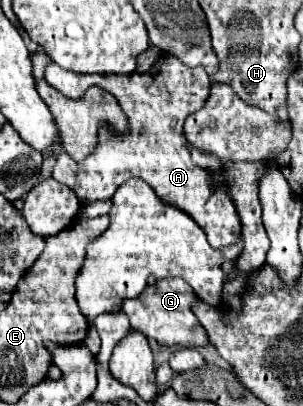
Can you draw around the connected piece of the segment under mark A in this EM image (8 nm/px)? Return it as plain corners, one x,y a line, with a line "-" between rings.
164,54
152,66
150,82
136,82
136,74
76,74
70,70
62,70
58,64
50,64
46,68
46,82
70,98
80,98
92,84
96,84
116,96
130,122
130,134
126,136
116,136
104,128
100,132
100,144
96,152
80,164
82,170
68,168
66,152
56,158
52,176
58,182
70,186
82,204
110,200
118,186
122,186
122,182
138,176
146,180
162,200
188,212
206,232
208,242
214,248
238,242
240,220
232,198
224,190
214,190
212,184
214,180
218,180
218,170
224,166
224,162
200,154
182,136
184,118
196,112
210,94
210,80
202,66
190,68
178,62
178,58
170,58
170,54

